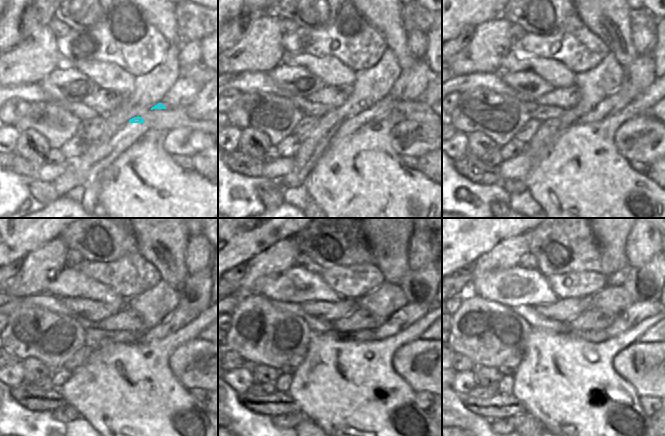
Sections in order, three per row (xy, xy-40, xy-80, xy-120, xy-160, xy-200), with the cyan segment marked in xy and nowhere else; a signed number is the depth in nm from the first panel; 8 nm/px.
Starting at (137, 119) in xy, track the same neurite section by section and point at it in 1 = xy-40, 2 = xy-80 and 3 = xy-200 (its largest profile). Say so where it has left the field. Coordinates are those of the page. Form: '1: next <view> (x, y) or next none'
1: next xy-40 (381, 109)
2: next xy-80 (618, 100)
3: next xy-200 (639, 310)

